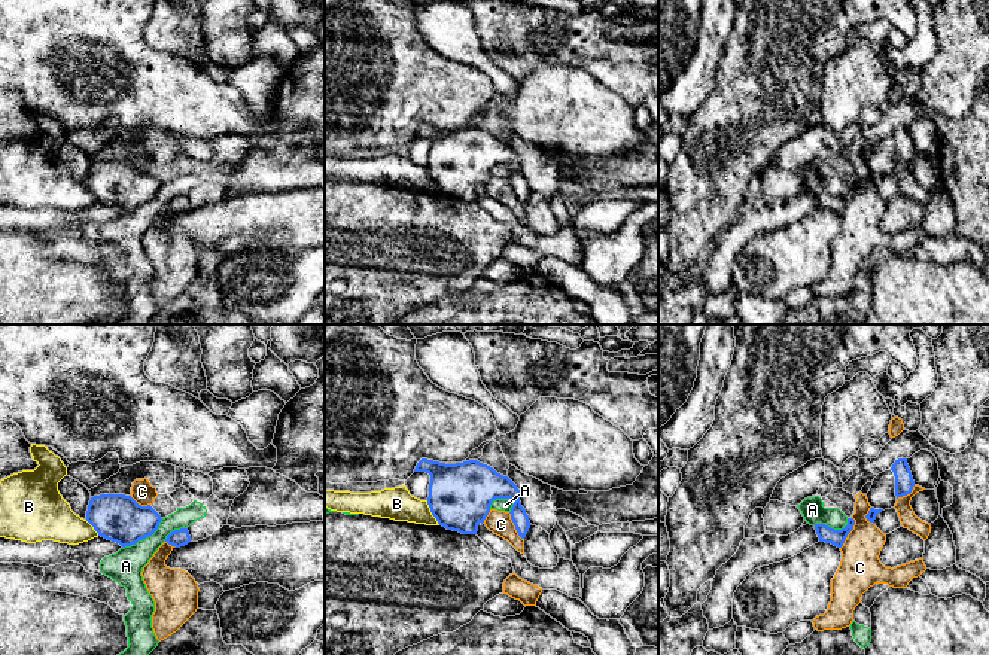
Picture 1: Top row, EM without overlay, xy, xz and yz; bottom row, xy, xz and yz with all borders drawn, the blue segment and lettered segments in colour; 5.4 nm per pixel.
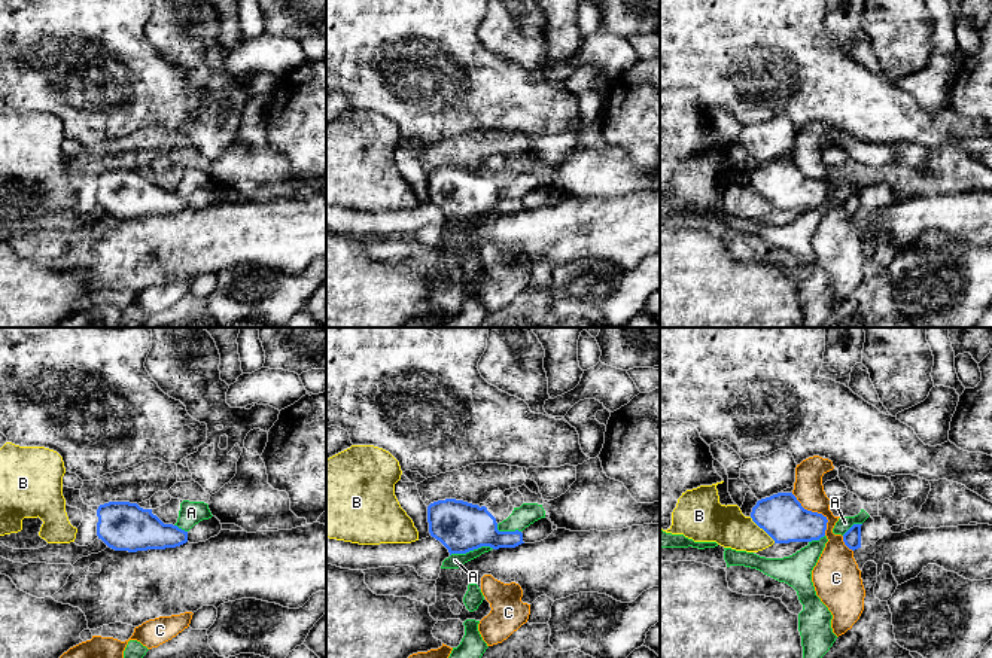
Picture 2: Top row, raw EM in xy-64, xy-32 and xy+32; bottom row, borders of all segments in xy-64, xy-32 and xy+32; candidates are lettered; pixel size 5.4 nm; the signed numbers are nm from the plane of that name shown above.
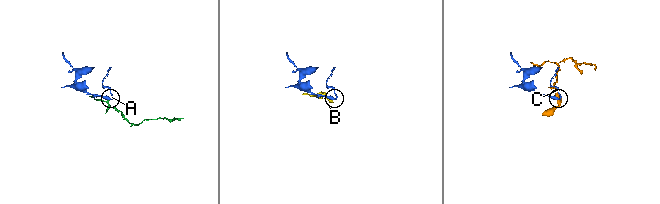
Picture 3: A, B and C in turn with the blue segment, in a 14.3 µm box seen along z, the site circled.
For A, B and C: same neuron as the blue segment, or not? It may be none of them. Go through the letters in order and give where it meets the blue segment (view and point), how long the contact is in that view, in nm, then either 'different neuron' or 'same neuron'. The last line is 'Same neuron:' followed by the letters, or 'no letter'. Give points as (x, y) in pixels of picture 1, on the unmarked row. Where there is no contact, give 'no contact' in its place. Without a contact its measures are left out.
A: contact xy (145, 204); length 280 nm; different neuron
B: contact xz (431, 177); length 150 nm; different neuron
C: contact yz (849, 198); length 190 nm; different neuron
Same neuron: no letter

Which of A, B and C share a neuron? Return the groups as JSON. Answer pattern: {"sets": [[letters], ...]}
{"sets": [["A"], ["B"], ["C"]]}

